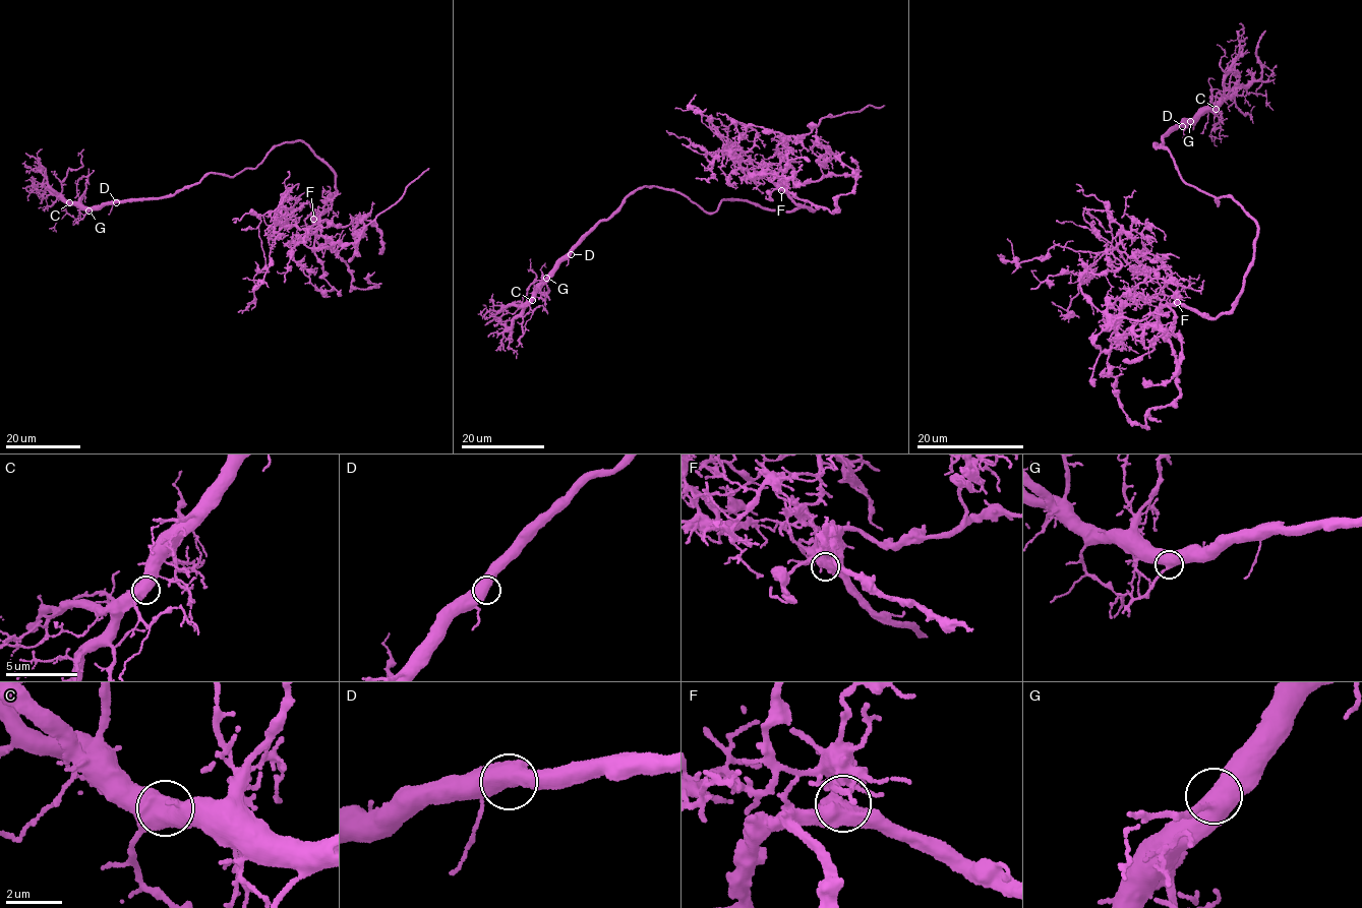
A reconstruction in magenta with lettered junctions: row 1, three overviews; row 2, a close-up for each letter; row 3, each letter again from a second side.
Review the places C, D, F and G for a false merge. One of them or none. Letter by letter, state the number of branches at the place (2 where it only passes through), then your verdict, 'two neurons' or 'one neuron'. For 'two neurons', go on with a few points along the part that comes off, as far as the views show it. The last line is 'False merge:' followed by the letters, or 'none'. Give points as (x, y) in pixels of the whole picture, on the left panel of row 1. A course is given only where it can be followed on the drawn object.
C: 2 | one neuron
D: 2 | one neuron
F: 2 | two neurons | (313, 219), (330, 208), (335, 174), (303, 142), (273, 145), (231, 176), (90, 207), (62, 192), (84, 149)
G: 2 | one neuron
False merge: F

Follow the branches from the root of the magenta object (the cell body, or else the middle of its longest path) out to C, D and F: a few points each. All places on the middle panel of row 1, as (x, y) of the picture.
C: (785, 212), (723, 200), (716, 212), (706, 213), (678, 192), (636, 188), (580, 237), (532, 300)
D: (785, 212), (723, 200), (716, 212), (706, 213), (678, 192), (643, 186), (585, 232), (571, 254)
F: (785, 212), (802, 206), (814, 210), (802, 207), (781, 189)

